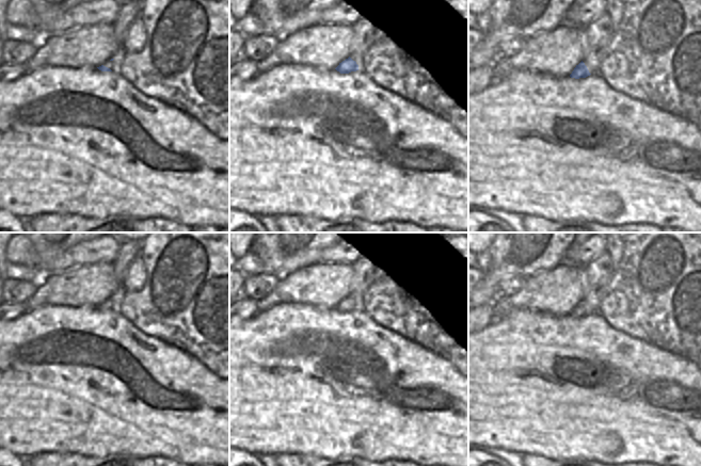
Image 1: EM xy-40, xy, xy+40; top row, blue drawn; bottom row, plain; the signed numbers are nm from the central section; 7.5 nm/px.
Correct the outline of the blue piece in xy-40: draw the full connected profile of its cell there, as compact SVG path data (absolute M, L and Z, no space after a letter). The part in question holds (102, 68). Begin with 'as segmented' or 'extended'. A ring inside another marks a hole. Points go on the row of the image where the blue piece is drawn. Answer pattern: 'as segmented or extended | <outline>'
extended | M111 59L97 68L101 71L117 71L118 63L118 60Z

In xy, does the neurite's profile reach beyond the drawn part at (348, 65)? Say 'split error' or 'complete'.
complete

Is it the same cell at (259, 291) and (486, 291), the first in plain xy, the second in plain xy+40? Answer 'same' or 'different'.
different

